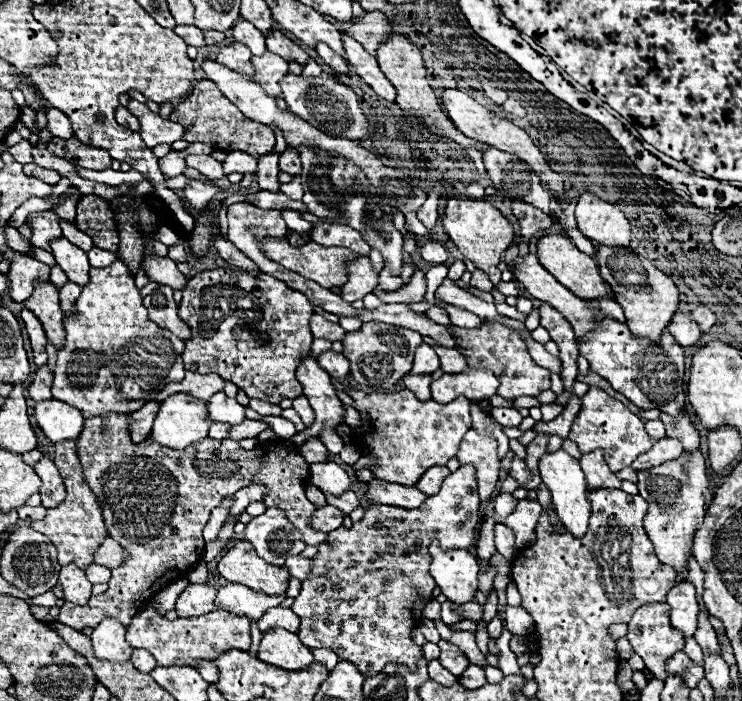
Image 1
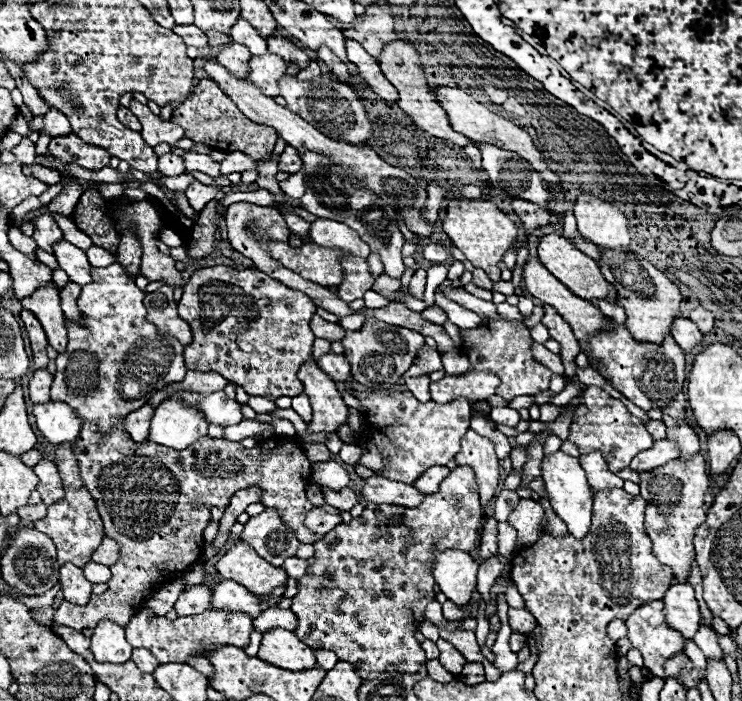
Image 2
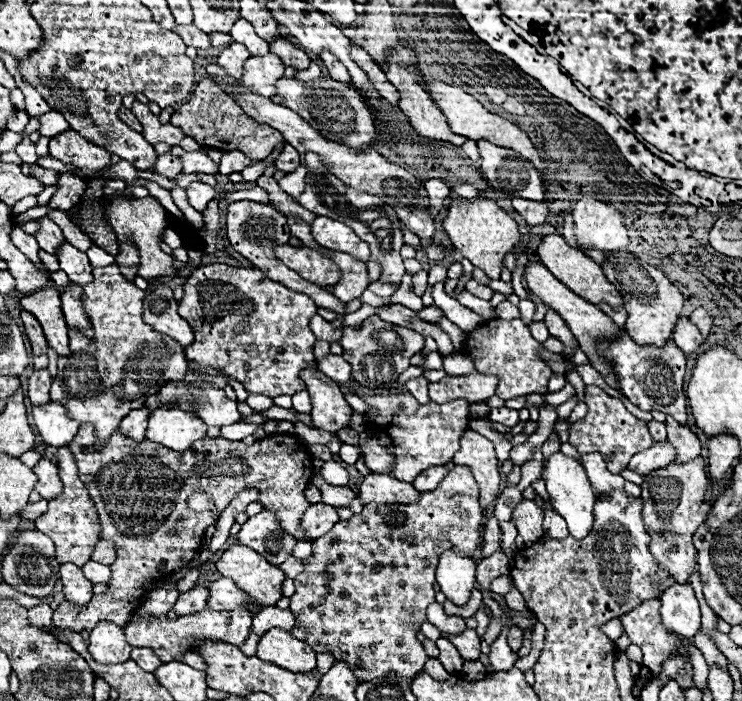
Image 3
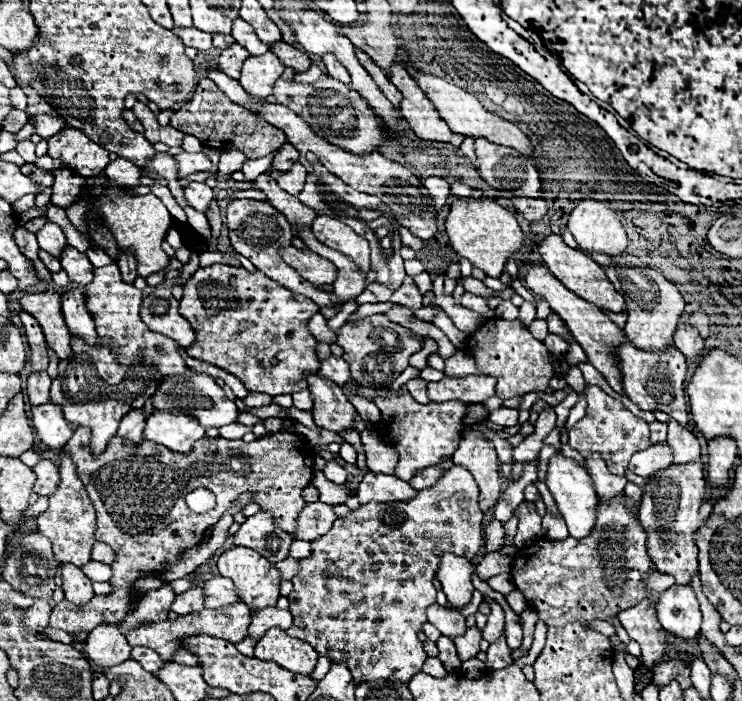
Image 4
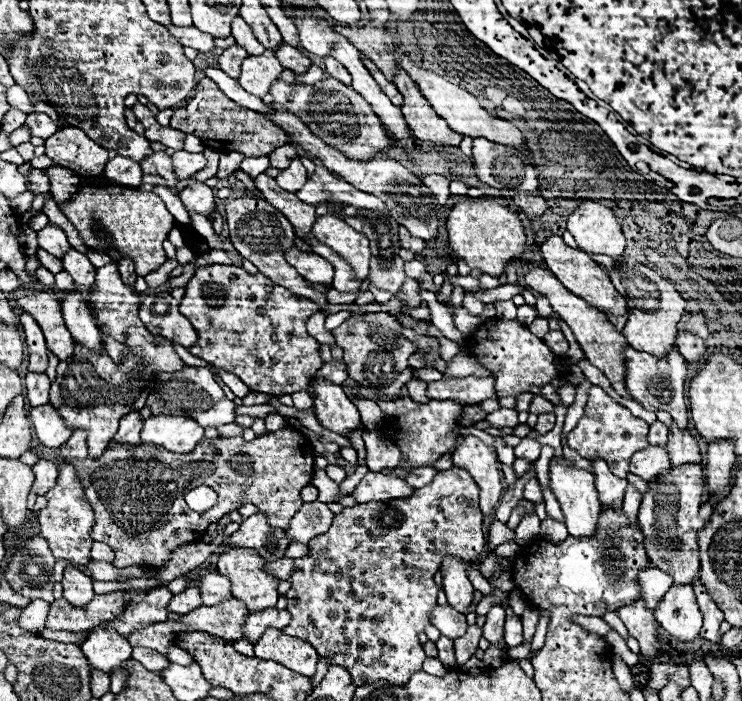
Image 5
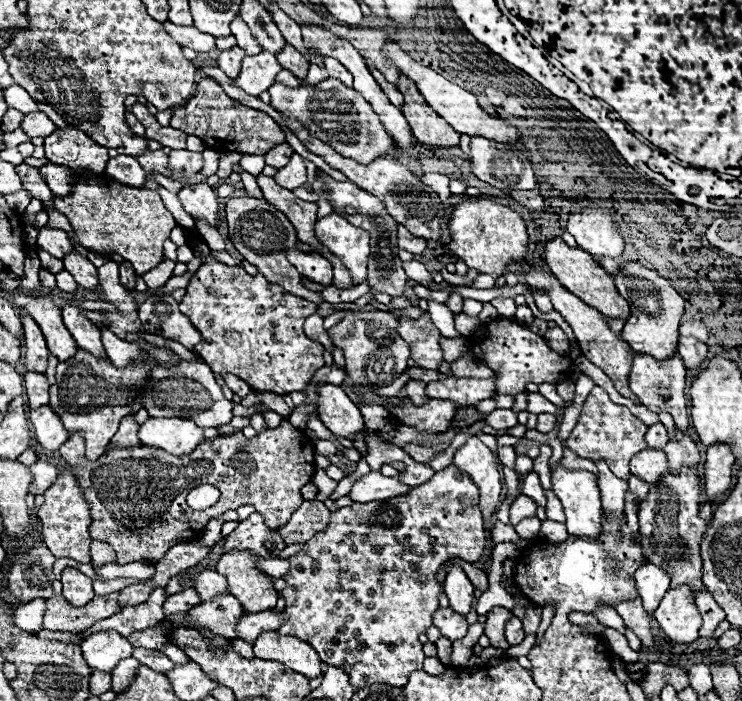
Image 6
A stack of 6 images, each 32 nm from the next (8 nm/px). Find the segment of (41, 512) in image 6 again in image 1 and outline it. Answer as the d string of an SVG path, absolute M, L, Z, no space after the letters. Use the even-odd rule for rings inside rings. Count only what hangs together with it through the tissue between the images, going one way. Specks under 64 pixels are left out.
M66 440L56 444L54 450L54 462L60 470L60 476L64 478L66 486L66 498L54 508L48 508L48 514L40 522L32 522L32 528L42 532L52 540L52 544L58 548L58 562L64 564L76 564L78 568L86 568L94 562L94 552L100 546L100 540L106 538L106 528L102 522L102 512L98 506L98 500L94 498L92 490L82 478L80 460L76 456L76 440Z

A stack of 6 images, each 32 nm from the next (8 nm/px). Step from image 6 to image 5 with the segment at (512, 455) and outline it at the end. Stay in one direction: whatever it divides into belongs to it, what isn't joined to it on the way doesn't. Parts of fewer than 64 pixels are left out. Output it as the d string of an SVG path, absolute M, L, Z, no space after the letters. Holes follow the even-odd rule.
M496 438L496 454L498 454L498 460L500 460L502 464L508 464L508 466L514 464L514 458L516 458L516 456L514 456L514 448L502 444L500 438Z

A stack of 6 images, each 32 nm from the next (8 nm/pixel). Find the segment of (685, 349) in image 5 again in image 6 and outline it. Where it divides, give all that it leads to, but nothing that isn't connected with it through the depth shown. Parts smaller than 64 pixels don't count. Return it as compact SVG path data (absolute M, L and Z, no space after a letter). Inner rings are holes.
M680 336L680 344L678 344L678 356L684 360L688 370L700 370L702 364L706 362L706 354L708 354L708 346L696 338L684 338Z

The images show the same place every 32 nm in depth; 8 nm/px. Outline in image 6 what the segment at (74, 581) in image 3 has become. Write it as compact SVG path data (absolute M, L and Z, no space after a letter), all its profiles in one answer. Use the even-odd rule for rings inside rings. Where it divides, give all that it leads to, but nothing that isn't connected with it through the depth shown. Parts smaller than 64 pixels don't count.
M66 568L62 572L62 584L64 584L62 594L72 606L84 606L94 598L92 580L78 572L76 568Z

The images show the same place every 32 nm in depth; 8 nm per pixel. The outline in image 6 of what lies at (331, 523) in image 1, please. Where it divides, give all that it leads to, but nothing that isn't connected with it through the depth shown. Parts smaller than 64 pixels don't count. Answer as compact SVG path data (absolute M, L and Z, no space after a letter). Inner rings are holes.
M304 500L304 504L292 514L288 524L280 526L278 532L284 544L304 544L316 532L322 532L324 524L328 524L330 510L320 500Z

